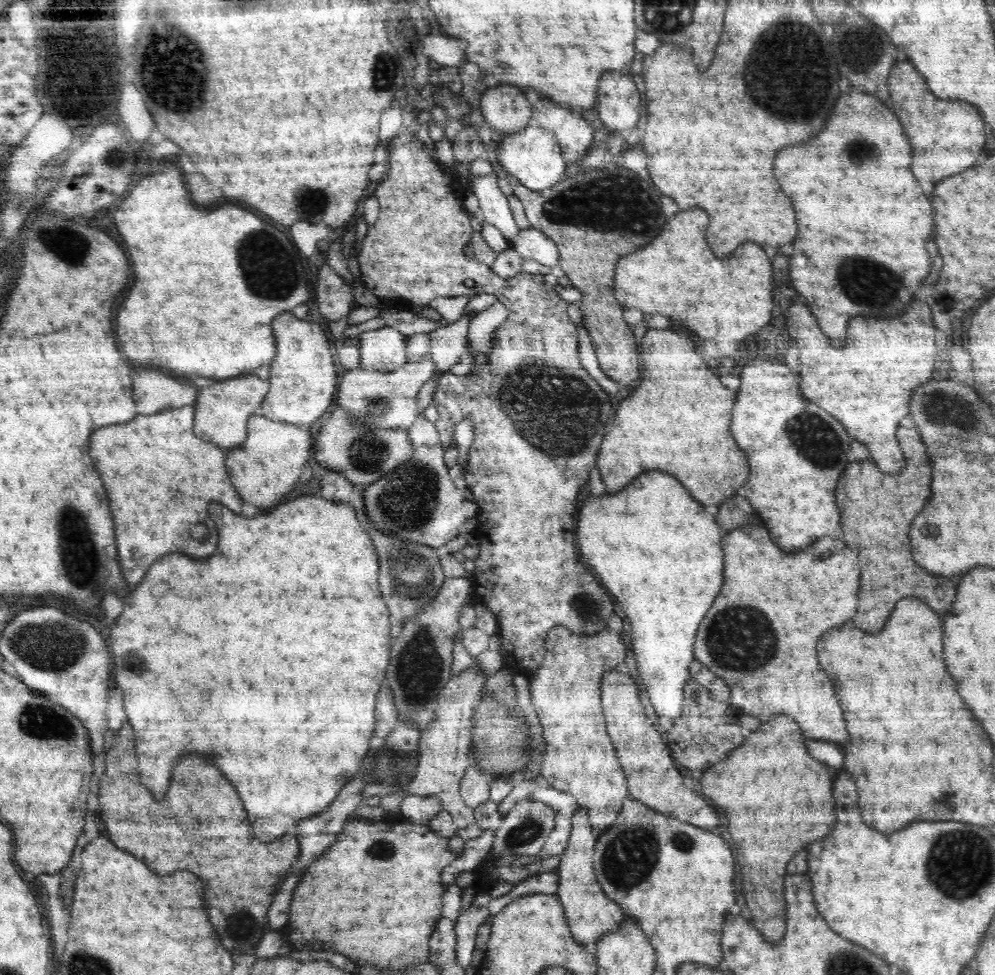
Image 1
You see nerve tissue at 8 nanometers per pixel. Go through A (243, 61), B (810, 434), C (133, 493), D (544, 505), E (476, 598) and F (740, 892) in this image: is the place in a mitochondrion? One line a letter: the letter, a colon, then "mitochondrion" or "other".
A: other
B: mitochondrion
C: other
D: other
E: other
F: other

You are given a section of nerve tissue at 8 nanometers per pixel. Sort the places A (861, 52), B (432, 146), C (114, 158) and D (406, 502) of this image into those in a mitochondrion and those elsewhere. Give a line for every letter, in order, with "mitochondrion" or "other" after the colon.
A: mitochondrion
B: other
C: mitochondrion
D: mitochondrion

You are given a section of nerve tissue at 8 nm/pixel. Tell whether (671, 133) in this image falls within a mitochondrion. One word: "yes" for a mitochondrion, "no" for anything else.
no

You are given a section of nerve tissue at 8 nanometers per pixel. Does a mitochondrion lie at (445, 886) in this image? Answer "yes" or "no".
no

